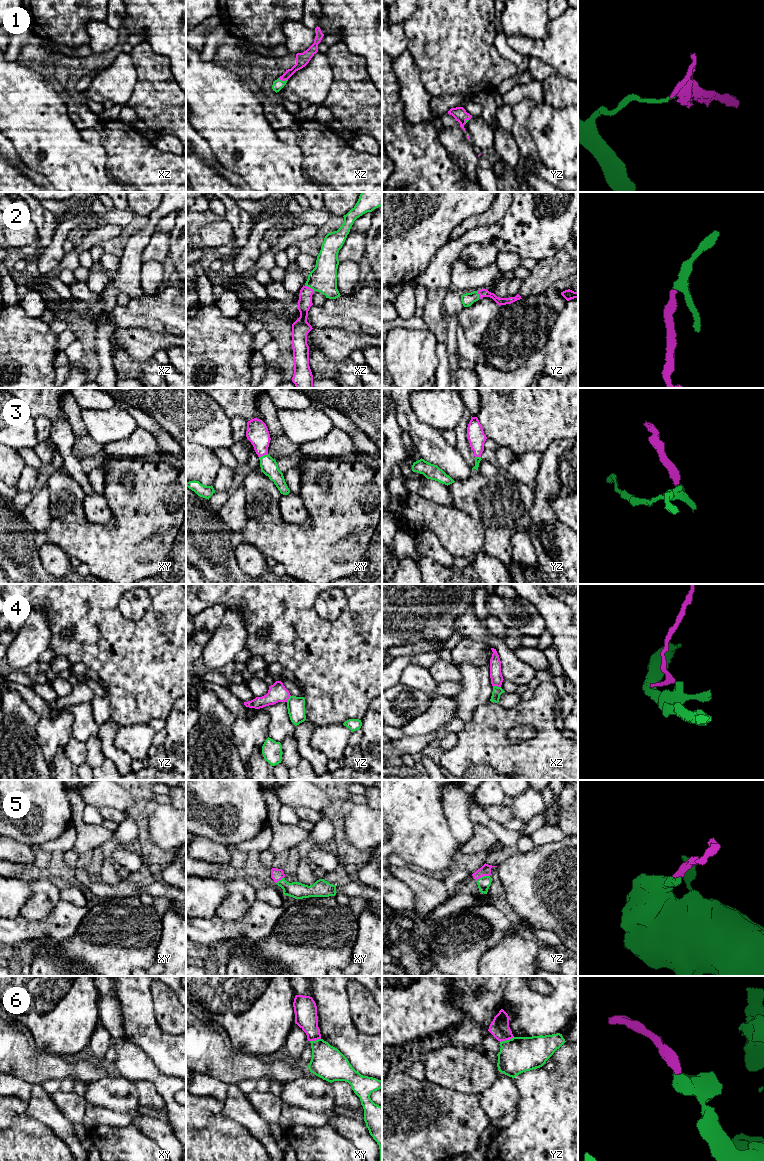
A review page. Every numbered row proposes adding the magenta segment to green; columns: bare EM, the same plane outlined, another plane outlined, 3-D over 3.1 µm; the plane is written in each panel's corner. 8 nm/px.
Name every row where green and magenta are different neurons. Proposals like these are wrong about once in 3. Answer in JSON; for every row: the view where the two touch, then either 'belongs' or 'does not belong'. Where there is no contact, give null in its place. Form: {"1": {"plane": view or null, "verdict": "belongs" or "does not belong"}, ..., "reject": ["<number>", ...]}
{"1": {"plane": "xz", "verdict": "belongs"}, "2": {"plane": "xz", "verdict": "belongs"}, "3": {"plane": "xy", "verdict": "belongs"}, "4": {"plane": "xz", "verdict": "does not belong"}, "5": {"plane": "yz", "verdict": "belongs"}, "6": {"plane": "yz", "verdict": "belongs"}, "reject": ["4"]}

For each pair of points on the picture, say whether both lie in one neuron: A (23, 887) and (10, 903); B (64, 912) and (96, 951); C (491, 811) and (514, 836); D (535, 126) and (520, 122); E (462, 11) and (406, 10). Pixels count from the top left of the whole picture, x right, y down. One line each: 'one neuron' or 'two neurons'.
A: one neuron
B: two neurons
C: two neurons
D: two neurons
E: two neurons

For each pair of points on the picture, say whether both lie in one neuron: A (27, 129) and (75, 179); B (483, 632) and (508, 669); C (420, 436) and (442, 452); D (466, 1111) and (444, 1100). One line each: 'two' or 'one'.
A: one
B: one
C: one
D: one

